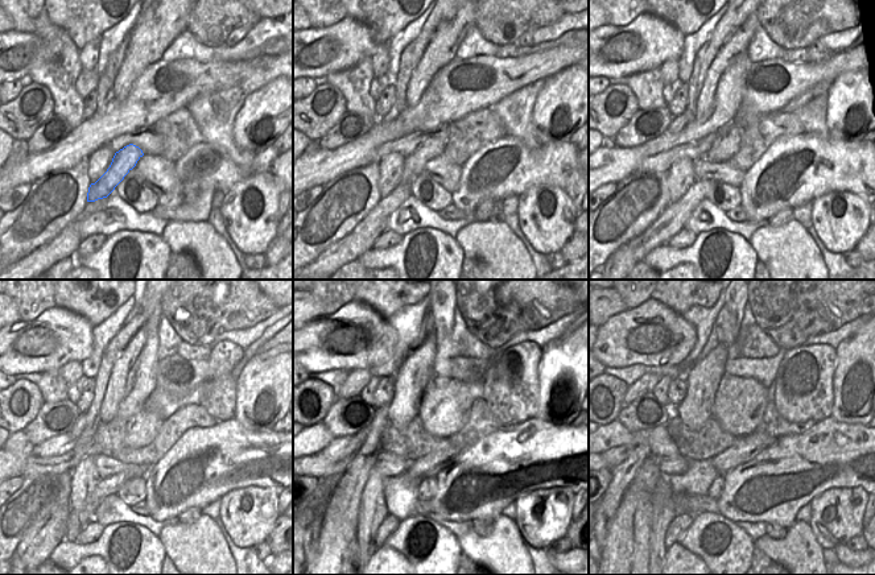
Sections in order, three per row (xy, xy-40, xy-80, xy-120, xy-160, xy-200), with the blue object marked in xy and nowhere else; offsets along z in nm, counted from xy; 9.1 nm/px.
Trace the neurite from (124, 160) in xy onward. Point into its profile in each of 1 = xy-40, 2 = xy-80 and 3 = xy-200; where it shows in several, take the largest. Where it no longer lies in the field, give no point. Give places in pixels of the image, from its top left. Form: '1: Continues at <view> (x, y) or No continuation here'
1: Continues at xy-40 (433, 147)
2: Continues at xy-80 (729, 140)
3: Continues at xy-200 (739, 404)

